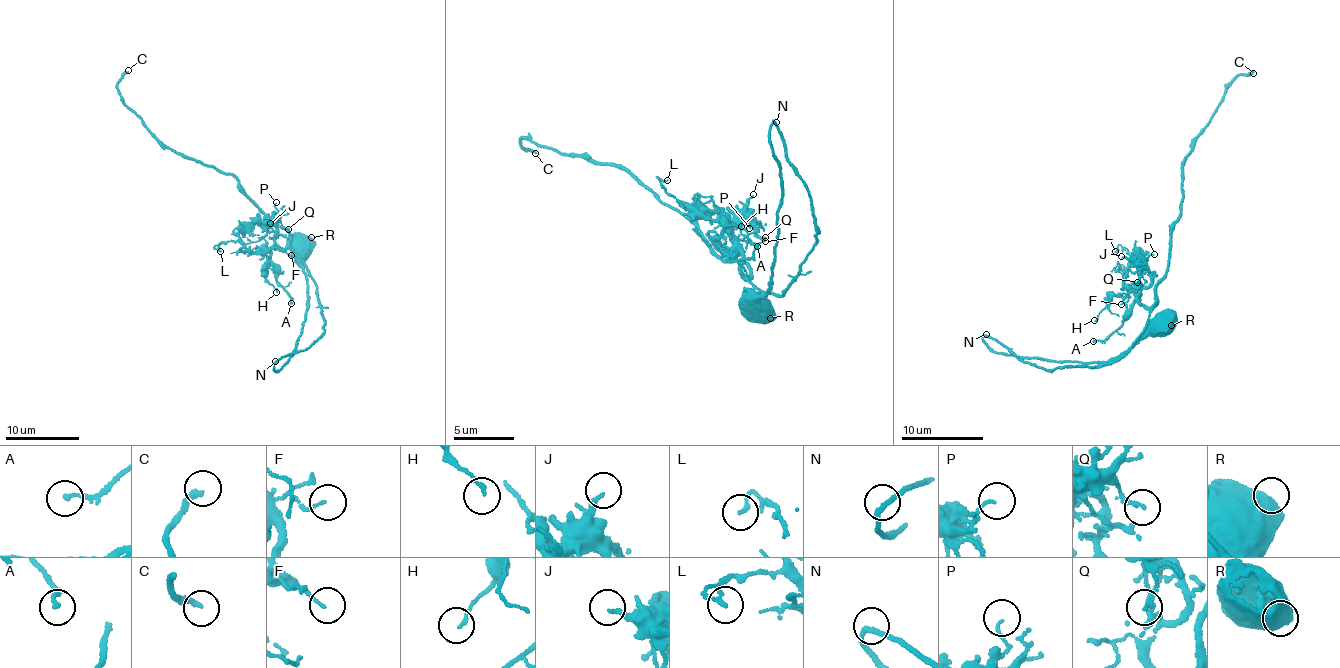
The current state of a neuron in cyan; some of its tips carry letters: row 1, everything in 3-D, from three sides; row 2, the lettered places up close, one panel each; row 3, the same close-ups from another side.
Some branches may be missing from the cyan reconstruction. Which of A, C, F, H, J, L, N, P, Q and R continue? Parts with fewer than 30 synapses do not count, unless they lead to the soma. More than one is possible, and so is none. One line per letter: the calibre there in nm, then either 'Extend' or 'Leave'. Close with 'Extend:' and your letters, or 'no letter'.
A: Thickness 160 nm. Leave
C: Thickness 240 nm. Extend
F: Thickness 90 nm. Leave
H: Thickness 130 nm. Leave
J: Thickness 200 nm. Leave
L: Thickness 150 nm. Leave
N: Thickness 180 nm. Leave
P: Thickness 110 nm. Leave
Q: Thickness 170 nm. Leave
R: Thickness 850 nm. Leave
Extend: C

